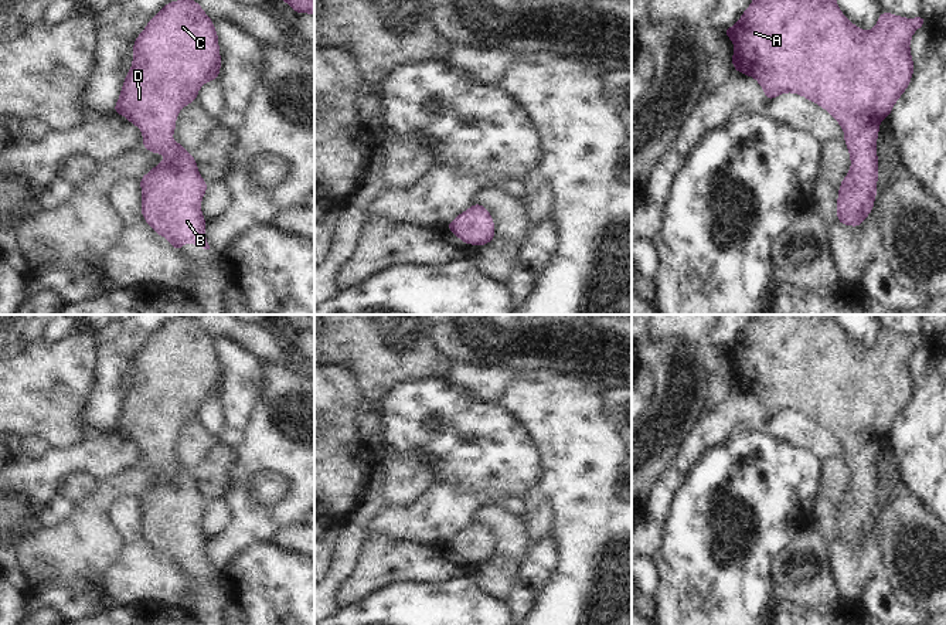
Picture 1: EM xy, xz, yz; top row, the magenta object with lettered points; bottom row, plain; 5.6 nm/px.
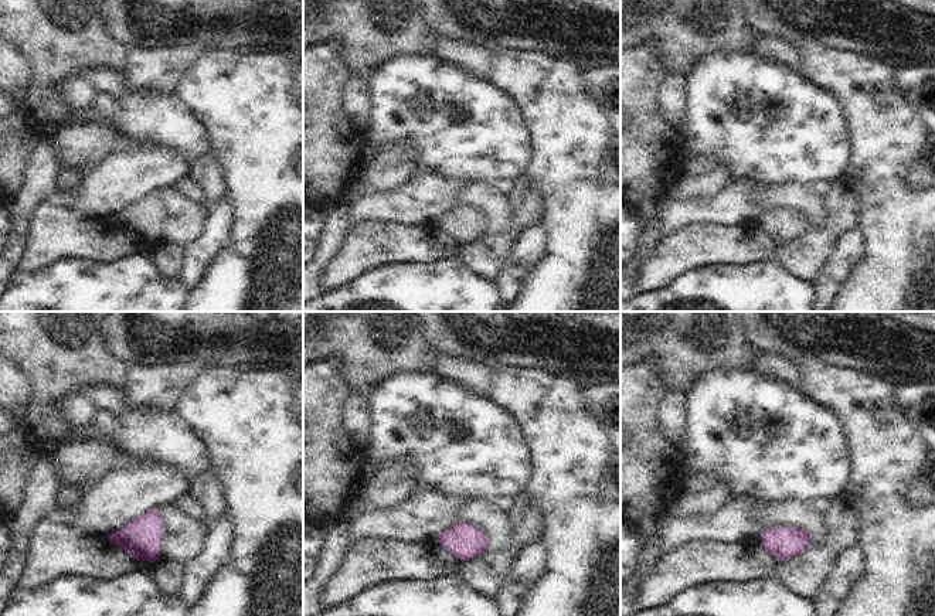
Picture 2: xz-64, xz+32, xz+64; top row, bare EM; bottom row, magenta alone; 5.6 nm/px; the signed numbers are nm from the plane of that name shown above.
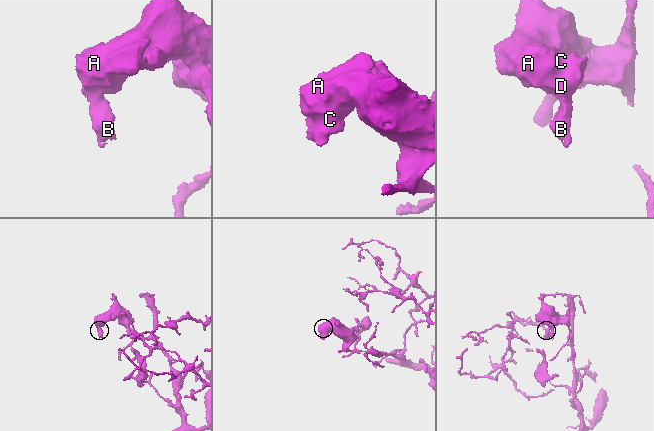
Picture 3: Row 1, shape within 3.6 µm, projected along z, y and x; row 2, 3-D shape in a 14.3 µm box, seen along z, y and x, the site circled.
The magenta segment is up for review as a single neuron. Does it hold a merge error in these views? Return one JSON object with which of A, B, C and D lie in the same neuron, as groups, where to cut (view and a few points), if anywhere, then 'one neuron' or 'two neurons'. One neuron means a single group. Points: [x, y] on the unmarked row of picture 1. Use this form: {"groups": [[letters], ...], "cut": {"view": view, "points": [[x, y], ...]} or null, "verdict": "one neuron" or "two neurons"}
{"groups": [["A", "B", "C", "D"]], "cut": null, "verdict": "one neuron"}

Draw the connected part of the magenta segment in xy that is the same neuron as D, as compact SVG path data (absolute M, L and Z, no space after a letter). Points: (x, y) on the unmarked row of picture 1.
M193 316L167 320L133 360L133 380L113 427L113 431L126 434L142 448L146 468L166 473L139 497L142 533L176 568L181 568L184 560L210 567L205 557L207 540L201 530L201 517L208 502L198 492L193 472L171 455L178 429L197 418L198 407L207 398L217 398L221 378L218 351L201 323Z

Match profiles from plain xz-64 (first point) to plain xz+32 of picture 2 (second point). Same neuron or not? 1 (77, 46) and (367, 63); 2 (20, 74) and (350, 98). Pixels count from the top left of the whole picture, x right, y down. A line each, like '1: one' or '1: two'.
1: one
2: two

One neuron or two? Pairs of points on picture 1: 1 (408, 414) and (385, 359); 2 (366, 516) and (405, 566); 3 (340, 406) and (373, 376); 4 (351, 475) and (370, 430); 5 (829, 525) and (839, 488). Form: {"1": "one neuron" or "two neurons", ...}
{"1": "two neurons", "2": "two neurons", "3": "two neurons", "4": "two neurons", "5": "one neuron"}

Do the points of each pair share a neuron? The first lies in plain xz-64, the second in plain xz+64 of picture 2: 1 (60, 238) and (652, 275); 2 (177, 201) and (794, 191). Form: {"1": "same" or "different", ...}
{"1": "same", "2": "same"}

